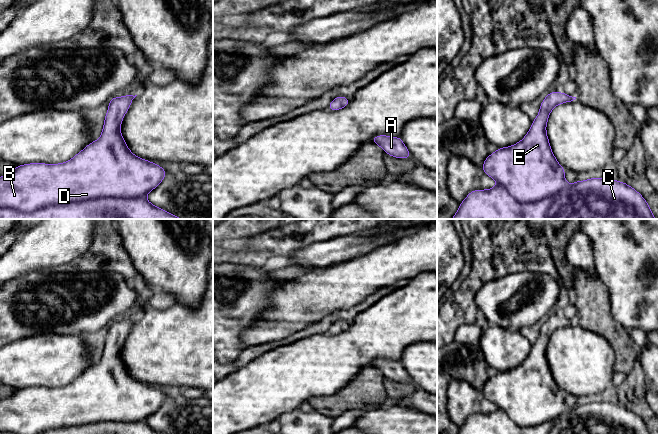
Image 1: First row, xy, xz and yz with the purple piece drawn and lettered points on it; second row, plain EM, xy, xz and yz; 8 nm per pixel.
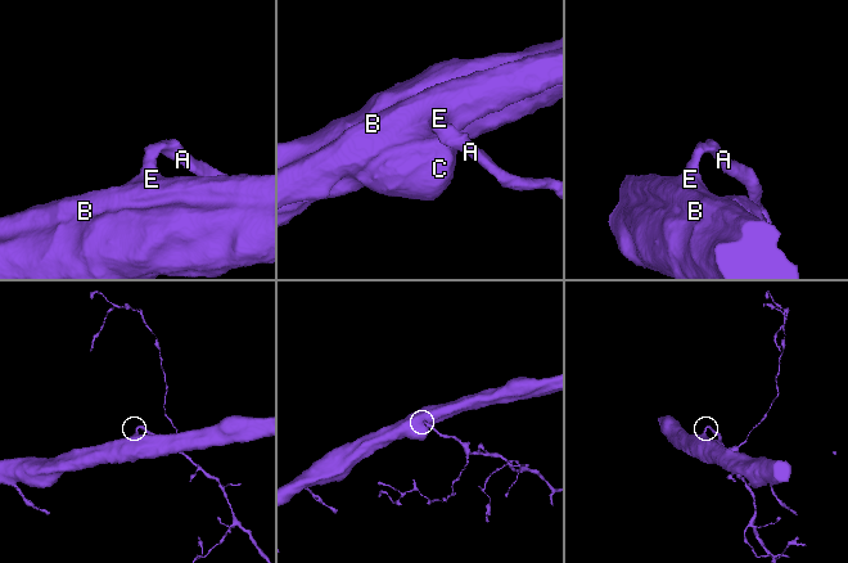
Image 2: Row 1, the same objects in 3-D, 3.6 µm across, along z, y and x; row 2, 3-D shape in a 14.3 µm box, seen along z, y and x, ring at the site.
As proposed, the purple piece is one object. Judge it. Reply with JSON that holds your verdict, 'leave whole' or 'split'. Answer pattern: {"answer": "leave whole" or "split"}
{"answer": "leave whole"}

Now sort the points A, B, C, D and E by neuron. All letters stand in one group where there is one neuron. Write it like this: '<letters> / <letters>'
A B C D E

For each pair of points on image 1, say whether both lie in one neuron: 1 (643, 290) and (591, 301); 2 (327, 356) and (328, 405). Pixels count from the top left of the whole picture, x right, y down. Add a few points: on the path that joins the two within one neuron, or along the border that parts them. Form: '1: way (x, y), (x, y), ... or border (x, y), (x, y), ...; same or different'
1: border (598, 279), (605, 286), (609, 310), (615, 320); different
2: border (348, 382), (331, 394), (311, 396), (306, 401); different

